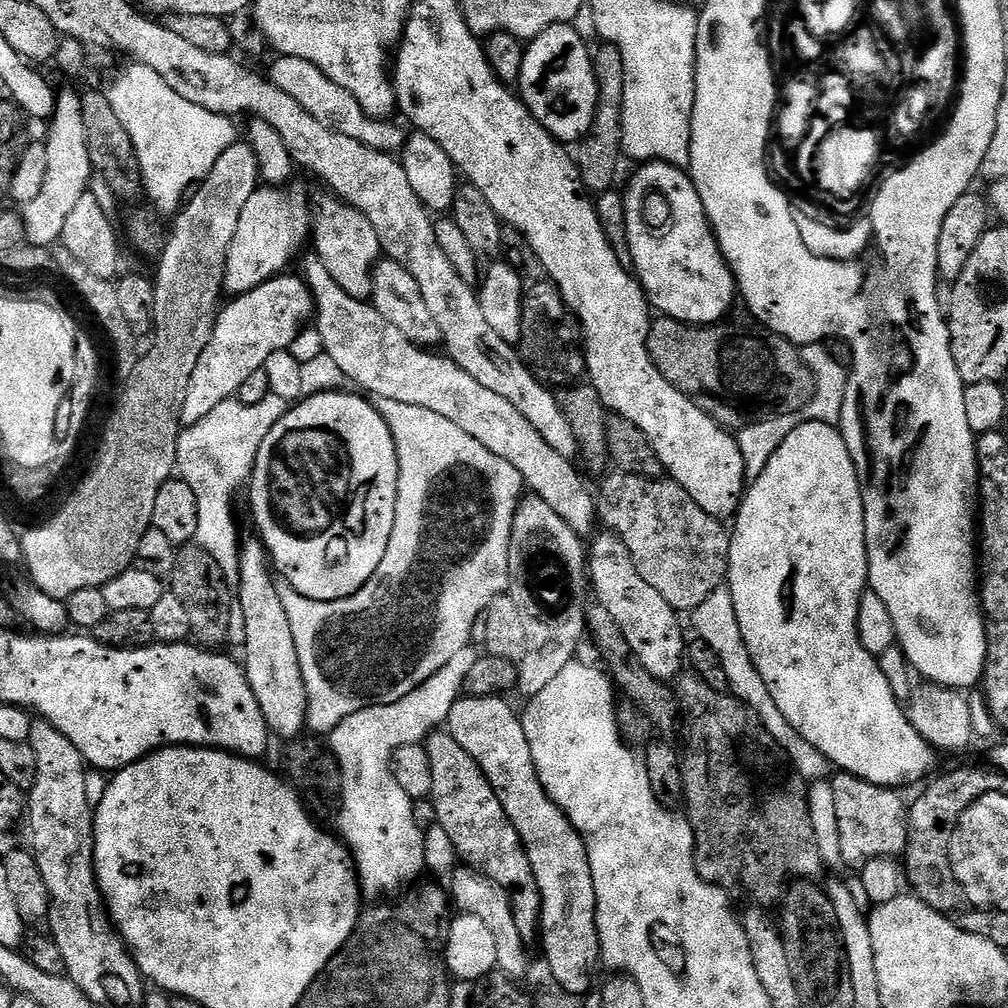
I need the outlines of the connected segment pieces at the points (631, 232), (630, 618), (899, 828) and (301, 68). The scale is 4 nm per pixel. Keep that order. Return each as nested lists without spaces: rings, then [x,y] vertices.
[[[649,160],[637,168],[622,195],[634,275],[644,295],[651,307],[669,320],[701,326],[721,323],[732,308],[732,299],[737,299],[736,279],[724,260],[691,175],[661,160]]]
[[[600,530],[591,537],[591,540],[586,552],[586,576],[590,581],[591,591],[592,588],[596,591],[595,599],[603,608],[610,610],[614,622],[618,622],[618,630],[626,634],[626,642],[630,642],[630,650],[634,650],[638,662],[646,666],[648,673],[656,680],[675,681],[682,670],[680,663],[684,660],[684,632],[680,629],[681,617],[676,609],[670,606],[670,602],[666,602],[666,598],[662,598],[662,594],[658,594],[658,590],[654,590],[654,586],[650,586],[650,582],[642,578],[642,574],[638,574],[638,566],[634,566],[634,558],[630,558],[630,550],[626,550],[626,542],[622,542],[622,538],[618,538],[613,532]]]
[[[837,771],[835,775],[831,781],[838,813],[838,846],[845,865],[859,870],[877,858],[903,857],[908,841],[908,808],[901,793],[866,782],[849,772]]]
[[[277,55],[275,59],[272,69],[267,69],[268,79],[274,86],[278,86],[278,90],[290,94],[290,98],[294,98],[294,102],[298,102],[302,110],[314,114],[314,118],[318,118],[322,126],[334,130],[334,134],[346,134],[346,138],[354,138],[354,142],[362,142],[362,146],[370,146],[379,152],[396,154],[403,149],[406,132],[398,125],[391,124],[391,119],[366,114],[362,106],[358,106],[358,98],[354,98],[350,90],[342,90],[338,82],[326,78],[326,74],[322,74],[322,70],[314,66],[314,62],[306,62],[306,58],[281,55]]]

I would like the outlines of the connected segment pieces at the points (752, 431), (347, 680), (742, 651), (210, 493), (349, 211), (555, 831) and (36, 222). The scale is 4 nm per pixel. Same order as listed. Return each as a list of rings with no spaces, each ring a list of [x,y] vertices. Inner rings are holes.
[[[808,342],[804,346],[806,348],[804,356],[808,364],[815,368],[817,376],[820,376],[820,394],[815,403],[799,416],[785,416],[784,420],[768,420],[768,424],[756,424],[756,428],[742,428],[735,433],[738,450],[742,450],[745,481],[756,480],[758,474],[762,474],[762,470],[766,470],[766,462],[770,462],[774,450],[778,450],[778,446],[782,446],[782,442],[786,442],[786,438],[790,438],[790,434],[794,430],[798,430],[798,426],[807,424],[810,420],[817,420],[833,426],[840,423],[842,406],[848,399],[848,374],[840,374],[841,370],[838,370],[838,365],[841,364],[841,361],[837,357],[832,357],[824,349],[823,343]]]
[[[375,398],[374,400],[378,414],[390,426],[390,434],[394,438],[396,447],[396,457],[398,458],[398,494],[396,495],[396,509],[394,510],[394,530],[390,534],[390,542],[386,546],[386,554],[382,557],[382,562],[378,562],[378,570],[374,570],[372,577],[354,594],[350,594],[341,600],[311,600],[294,590],[290,582],[283,578],[277,579],[276,589],[278,598],[282,598],[282,606],[286,606],[286,618],[290,618],[290,630],[294,630],[294,646],[298,646],[298,662],[302,670],[302,682],[306,684],[306,698],[308,699],[308,723],[307,731],[312,734],[324,732],[331,734],[350,714],[358,714],[358,710],[364,710],[375,704],[389,704],[398,702],[398,698],[406,698],[410,690],[422,686],[426,678],[438,674],[458,650],[469,647],[473,642],[472,631],[477,631],[478,621],[483,617],[484,611],[494,602],[494,598],[505,595],[508,591],[508,555],[510,554],[510,534],[512,533],[512,522],[517,508],[520,506],[522,493],[526,485],[524,479],[510,466],[510,462],[505,462],[498,458],[498,454],[490,454],[478,438],[470,438],[466,430],[461,430],[459,426],[454,426],[454,422],[449,422],[442,418],[442,414],[434,414],[434,410],[426,410],[426,406],[410,406],[406,402],[394,402],[391,398]],[[313,674],[320,679],[319,684],[312,681]],[[326,694],[344,700],[329,701]]]
[[[722,586],[714,590],[714,594],[710,594],[710,598],[706,598],[706,602],[702,602],[702,606],[691,613],[690,620],[696,627],[697,634],[704,639],[705,646],[716,655],[716,660],[728,679],[727,687],[732,695],[750,706],[754,714],[758,714],[766,730],[770,730],[770,734],[782,746],[784,755],[791,761],[796,772],[809,782],[825,779],[830,772],[828,759],[817,748],[810,746],[810,742],[806,742],[806,738],[802,738],[802,734],[798,734],[798,730],[794,730],[790,722],[786,722],[786,714],[782,714],[782,710],[778,710],[774,703],[774,698],[770,698],[770,690],[766,690],[766,682],[762,682],[762,674],[758,674],[750,658],[750,650],[746,650],[746,642],[742,642],[742,630],[738,630],[738,614],[734,614],[734,598],[728,587]]]
[[[269,394],[262,402],[244,405],[237,398],[222,402],[222,406],[214,406],[202,422],[187,425],[180,433],[180,441],[176,447],[176,466],[179,479],[184,480],[190,490],[194,490],[194,498],[198,498],[198,534],[195,543],[204,548],[219,564],[221,573],[232,574],[240,571],[240,546],[242,543],[238,528],[232,521],[232,495],[240,488],[240,483],[247,481],[252,475],[252,468],[258,458],[258,450],[266,438],[276,430],[276,425],[288,415],[289,401]]]
[[[335,194],[327,195],[313,199],[310,204],[310,240],[316,243],[314,255],[350,298],[368,300],[372,295],[372,269],[382,256],[378,234],[374,234],[374,226],[370,226],[366,214],[345,204]]]
[[[469,696],[456,701],[456,705],[448,715],[447,731],[452,737],[482,766],[482,774],[494,786],[494,794],[498,794],[498,802],[502,802],[502,810],[506,810],[506,818],[518,830],[518,838],[526,850],[526,858],[530,858],[530,866],[534,866],[534,878],[540,891],[540,930],[538,944],[544,947],[542,959],[549,963],[550,973],[554,980],[570,994],[587,997],[592,983],[596,980],[596,967],[601,967],[600,939],[596,925],[596,895],[594,894],[594,878],[590,874],[590,858],[586,854],[586,846],[578,834],[578,830],[566,818],[566,814],[552,801],[550,794],[542,786],[538,778],[538,770],[534,766],[534,758],[530,754],[530,742],[526,742],[524,721],[507,704],[507,699],[500,696]]]
[[[61,91],[56,98],[56,113],[47,125],[48,157],[50,170],[46,170],[46,182],[34,202],[23,205],[24,235],[29,245],[52,246],[60,240],[66,217],[74,210],[78,198],[88,192],[88,183],[94,175],[90,154],[86,150],[86,126],[82,122],[81,93]]]

